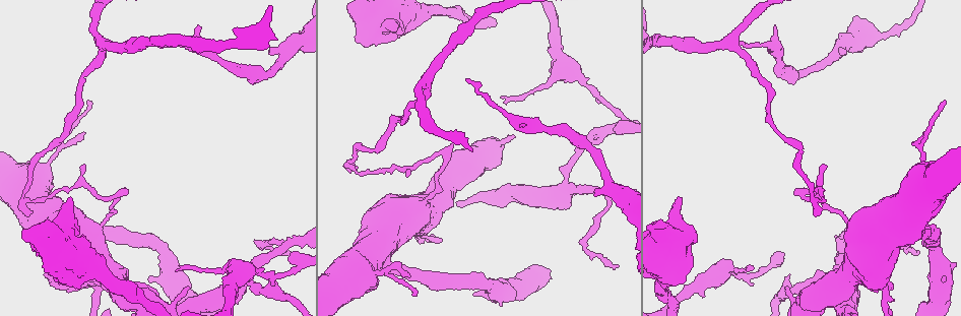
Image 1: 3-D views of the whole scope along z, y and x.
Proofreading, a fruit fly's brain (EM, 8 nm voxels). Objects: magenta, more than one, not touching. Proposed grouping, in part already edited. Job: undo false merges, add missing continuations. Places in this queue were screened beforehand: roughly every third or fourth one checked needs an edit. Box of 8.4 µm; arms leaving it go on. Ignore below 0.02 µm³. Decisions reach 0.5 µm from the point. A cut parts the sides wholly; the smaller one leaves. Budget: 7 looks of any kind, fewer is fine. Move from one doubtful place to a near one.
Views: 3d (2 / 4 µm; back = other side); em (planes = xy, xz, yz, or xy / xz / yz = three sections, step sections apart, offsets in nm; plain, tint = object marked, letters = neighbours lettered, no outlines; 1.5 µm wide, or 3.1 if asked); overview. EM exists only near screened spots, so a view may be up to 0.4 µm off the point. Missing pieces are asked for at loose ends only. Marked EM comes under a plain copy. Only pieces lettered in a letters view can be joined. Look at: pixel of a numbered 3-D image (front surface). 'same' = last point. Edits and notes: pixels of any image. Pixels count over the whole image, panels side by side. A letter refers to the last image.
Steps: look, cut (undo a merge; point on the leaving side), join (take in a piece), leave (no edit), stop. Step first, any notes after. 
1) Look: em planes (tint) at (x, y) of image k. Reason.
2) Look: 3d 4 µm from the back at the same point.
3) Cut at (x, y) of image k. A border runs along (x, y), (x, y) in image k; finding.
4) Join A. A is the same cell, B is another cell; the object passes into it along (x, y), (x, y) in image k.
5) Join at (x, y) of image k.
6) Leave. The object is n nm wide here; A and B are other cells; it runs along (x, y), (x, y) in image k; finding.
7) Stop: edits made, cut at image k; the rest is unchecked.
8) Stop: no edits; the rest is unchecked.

Look: em yz step 8 (letters) at (523, 125) of image 1. Free end.

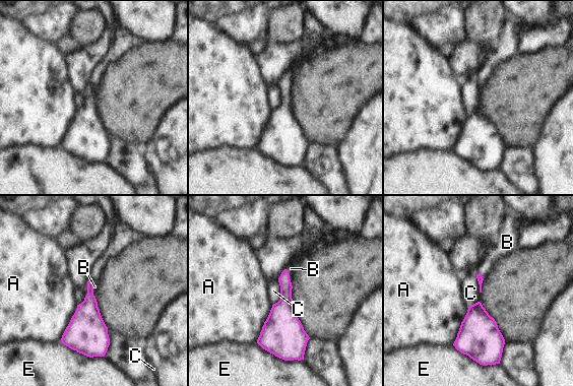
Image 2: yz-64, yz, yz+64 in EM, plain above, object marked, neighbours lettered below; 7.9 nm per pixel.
Join B. B is the same cell, A, C and E are other cells; the object passes into it along (284, 306), (289, 275), (291, 268) in image 2; the neuron continues.

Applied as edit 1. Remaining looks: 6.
Look: 3d 4 µm at (915, 254) of image 1. Thin end.

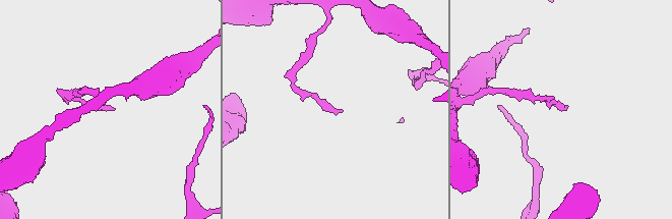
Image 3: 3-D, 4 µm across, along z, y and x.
Look: em xy step 8 (tint) at (115, 108) of image 3. Shape alone is not enough.

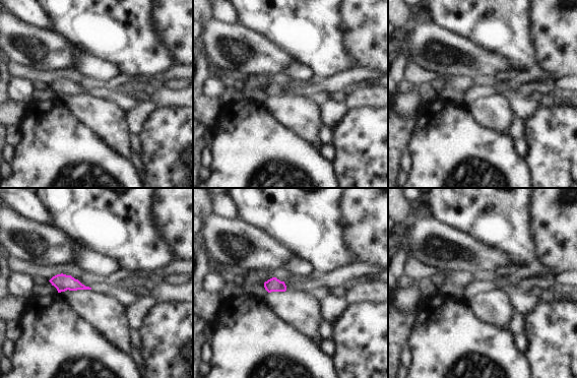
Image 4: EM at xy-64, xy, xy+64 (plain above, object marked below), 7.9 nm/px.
Look: em planes (letters) at the same point.

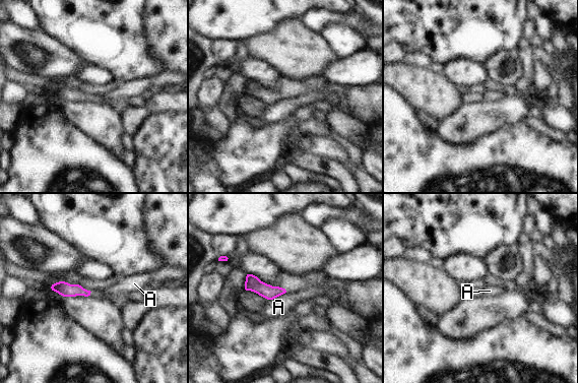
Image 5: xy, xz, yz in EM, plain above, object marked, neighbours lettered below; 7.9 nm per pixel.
Leave. A is another cell; a border runs along (285, 292), (268, 300) in image 5; no lettered piece goes on from it.

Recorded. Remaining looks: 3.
Look: em planes (letters) at (84, 165) of image 1. Free end.

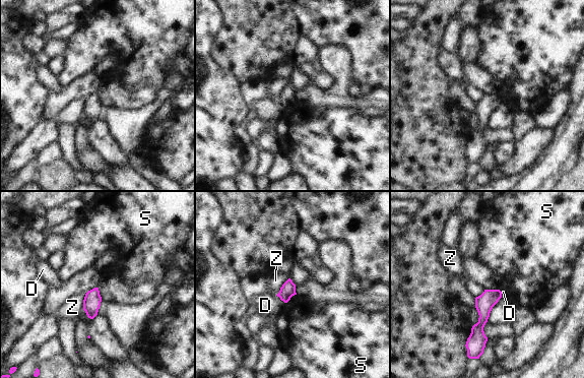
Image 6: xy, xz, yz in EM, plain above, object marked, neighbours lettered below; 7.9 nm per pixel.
Leave. The object is 120 nm wide here; D, S and Z are other cells; a border runs along (288, 277), (277, 294) in image 6; no lettered piece goes on from it.

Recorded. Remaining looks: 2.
Stop: edits made, join at image 2; the rest is unchecked.

